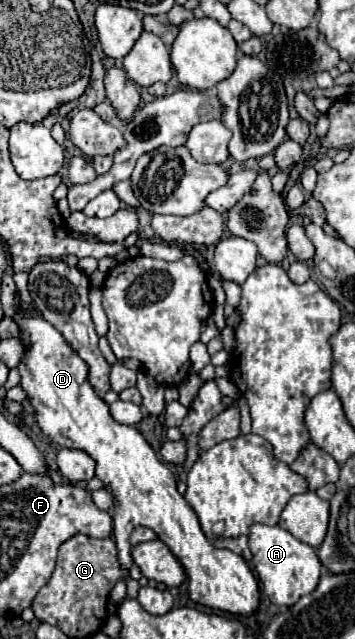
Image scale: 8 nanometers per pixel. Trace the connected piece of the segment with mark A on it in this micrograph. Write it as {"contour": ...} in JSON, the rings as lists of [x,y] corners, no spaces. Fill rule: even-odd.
{"contour":[[[252,524],[248,540],[252,550],[252,564],[256,572],[260,572],[262,588],[272,604],[292,606],[298,602],[300,596],[310,594],[318,586],[322,564],[312,546],[296,540],[290,532],[282,530],[280,526],[266,526],[266,524]]]}

